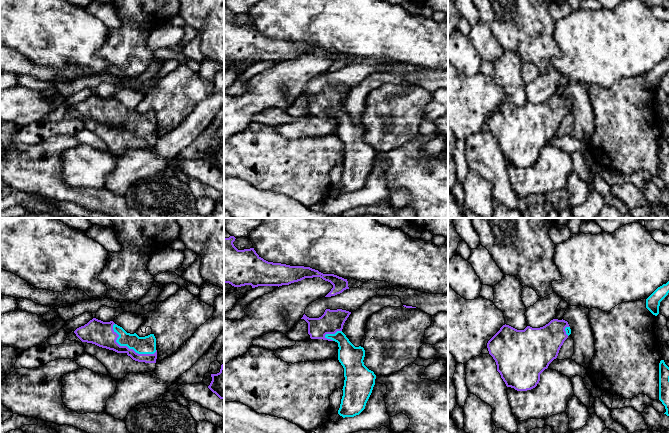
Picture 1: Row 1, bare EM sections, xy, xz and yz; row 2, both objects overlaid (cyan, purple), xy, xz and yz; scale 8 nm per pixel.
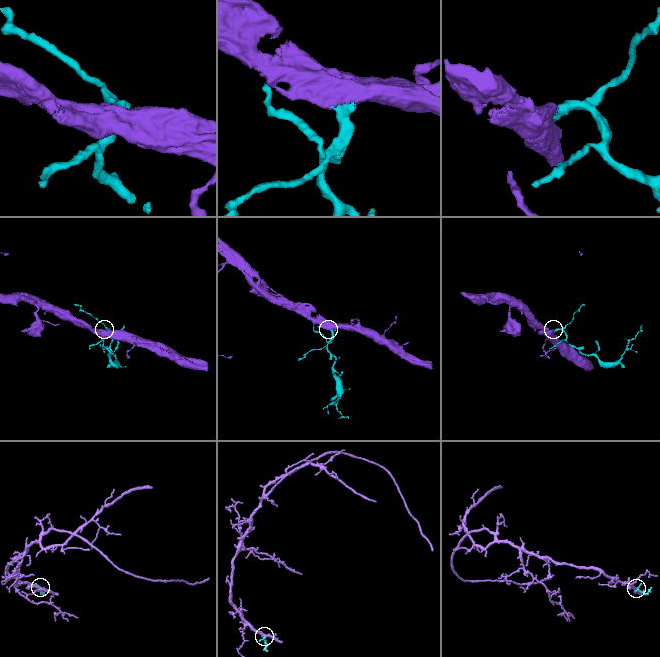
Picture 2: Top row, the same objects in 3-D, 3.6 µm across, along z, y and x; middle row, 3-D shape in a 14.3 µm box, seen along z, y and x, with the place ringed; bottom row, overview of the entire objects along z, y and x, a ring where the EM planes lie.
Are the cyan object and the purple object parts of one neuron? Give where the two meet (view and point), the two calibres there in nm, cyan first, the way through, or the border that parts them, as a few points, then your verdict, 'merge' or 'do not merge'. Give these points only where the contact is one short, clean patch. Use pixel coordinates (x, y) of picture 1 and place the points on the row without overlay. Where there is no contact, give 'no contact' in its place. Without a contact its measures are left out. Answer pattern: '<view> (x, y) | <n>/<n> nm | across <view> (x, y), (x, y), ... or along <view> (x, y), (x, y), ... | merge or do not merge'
xy (128, 123) | 140/190 nm | merge

